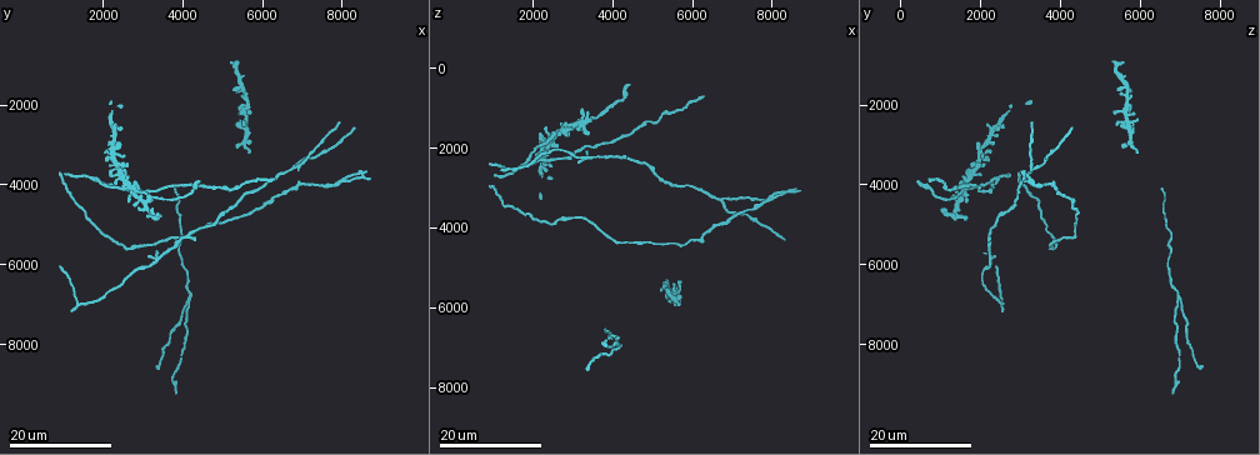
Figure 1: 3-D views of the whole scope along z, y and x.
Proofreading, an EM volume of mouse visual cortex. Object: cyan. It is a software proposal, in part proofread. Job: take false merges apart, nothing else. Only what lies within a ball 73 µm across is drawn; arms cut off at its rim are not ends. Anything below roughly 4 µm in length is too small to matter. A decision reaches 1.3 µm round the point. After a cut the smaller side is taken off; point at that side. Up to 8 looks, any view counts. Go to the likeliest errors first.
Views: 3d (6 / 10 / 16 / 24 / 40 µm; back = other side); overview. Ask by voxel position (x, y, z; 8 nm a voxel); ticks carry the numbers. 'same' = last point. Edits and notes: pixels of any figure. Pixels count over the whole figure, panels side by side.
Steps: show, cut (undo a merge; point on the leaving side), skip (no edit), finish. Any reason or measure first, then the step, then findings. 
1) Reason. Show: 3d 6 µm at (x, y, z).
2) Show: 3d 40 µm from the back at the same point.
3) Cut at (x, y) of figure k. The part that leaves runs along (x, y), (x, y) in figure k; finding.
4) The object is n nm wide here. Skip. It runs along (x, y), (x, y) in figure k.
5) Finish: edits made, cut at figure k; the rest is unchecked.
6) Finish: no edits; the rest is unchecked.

Two arms in line, one across. Show: 3d 16 µm at (6750, 3650, 3300).

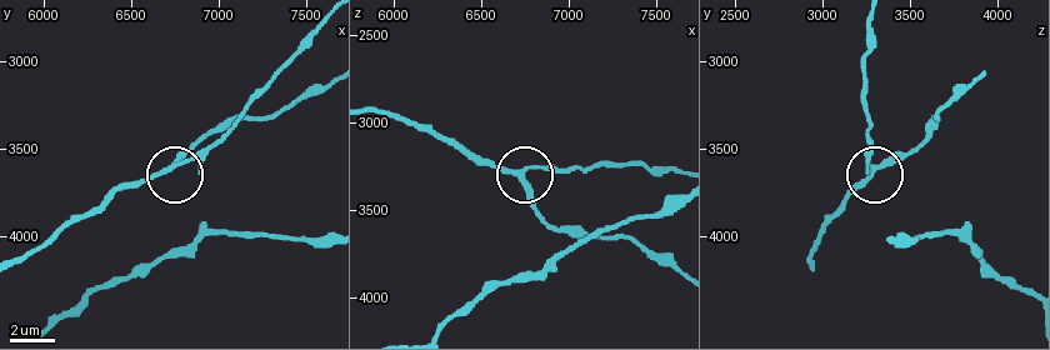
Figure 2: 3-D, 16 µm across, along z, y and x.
Show: 3d 10 µm at (6720, 3620, 3280).

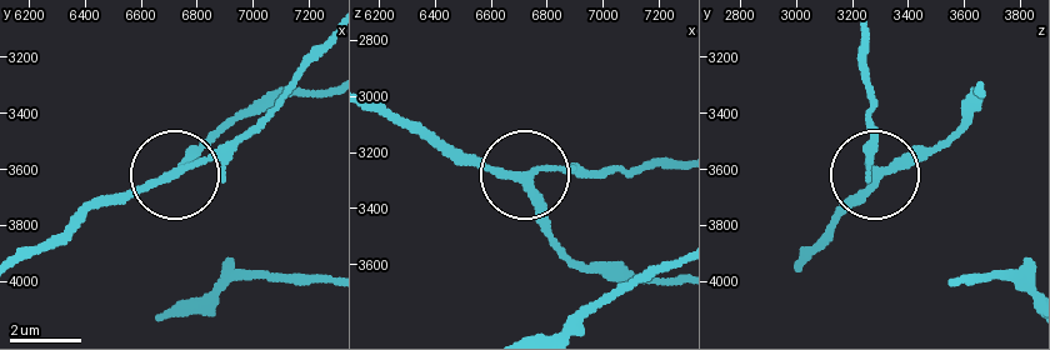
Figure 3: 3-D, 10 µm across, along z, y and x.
3 arms meet here. Skip. One neuron here.

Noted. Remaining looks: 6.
Two arms in line, one across. Show: 3d 16 µm at (4100, 6900, 7000).

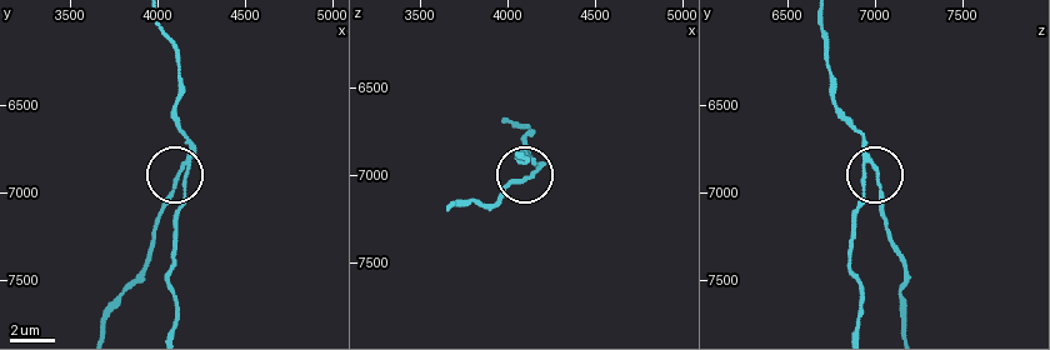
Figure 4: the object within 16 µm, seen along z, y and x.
Show: 3d 10 µm at (4160, 6880, 6980).

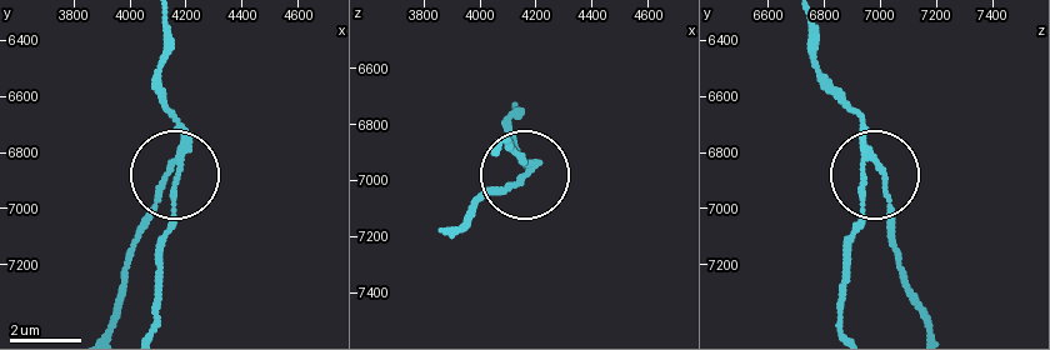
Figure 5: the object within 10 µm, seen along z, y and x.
3 arms meet here. Cut at (160, 191) of figure 5. The part that leaves runs along (180, 156), (133, 251), (111, 324) in figure 5; two neurons meet here.

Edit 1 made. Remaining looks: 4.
Redraw. Show: overview.

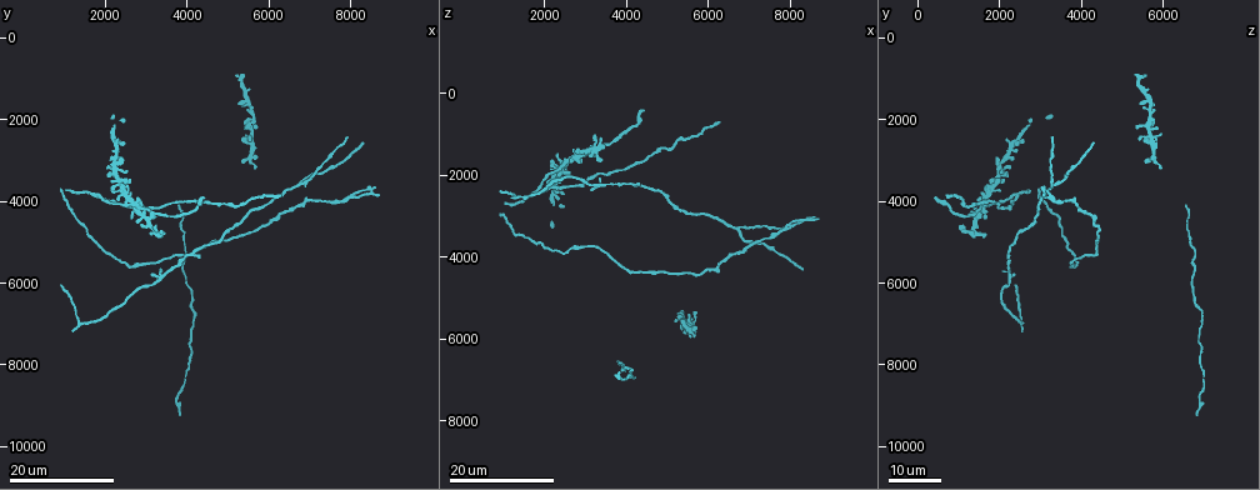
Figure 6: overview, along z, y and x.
Show: 3d 16 µm at (6950, 3950, 3750).

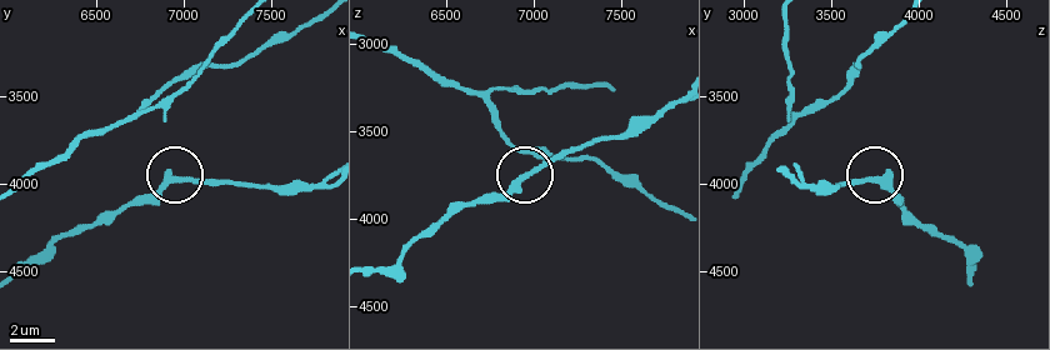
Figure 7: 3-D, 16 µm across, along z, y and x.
Show: 3d 6 µm at (6920, 3980, 3760).

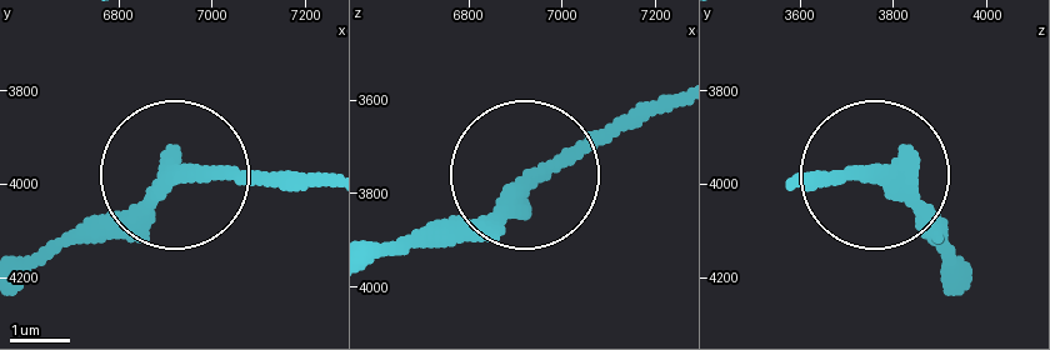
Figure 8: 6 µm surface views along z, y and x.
The side arm is 17 µm long. Skip. All the same neuron.

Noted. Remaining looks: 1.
Finish: edits made, cut at figure 5; the rest is unchecked.

